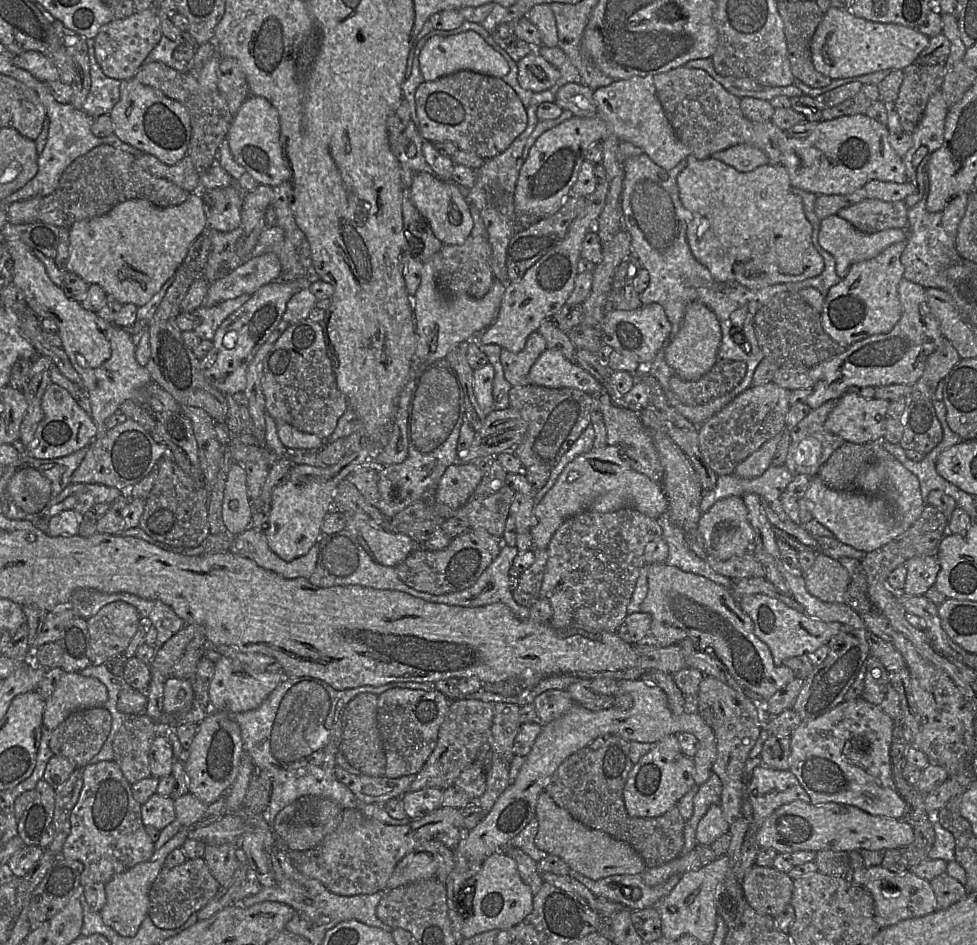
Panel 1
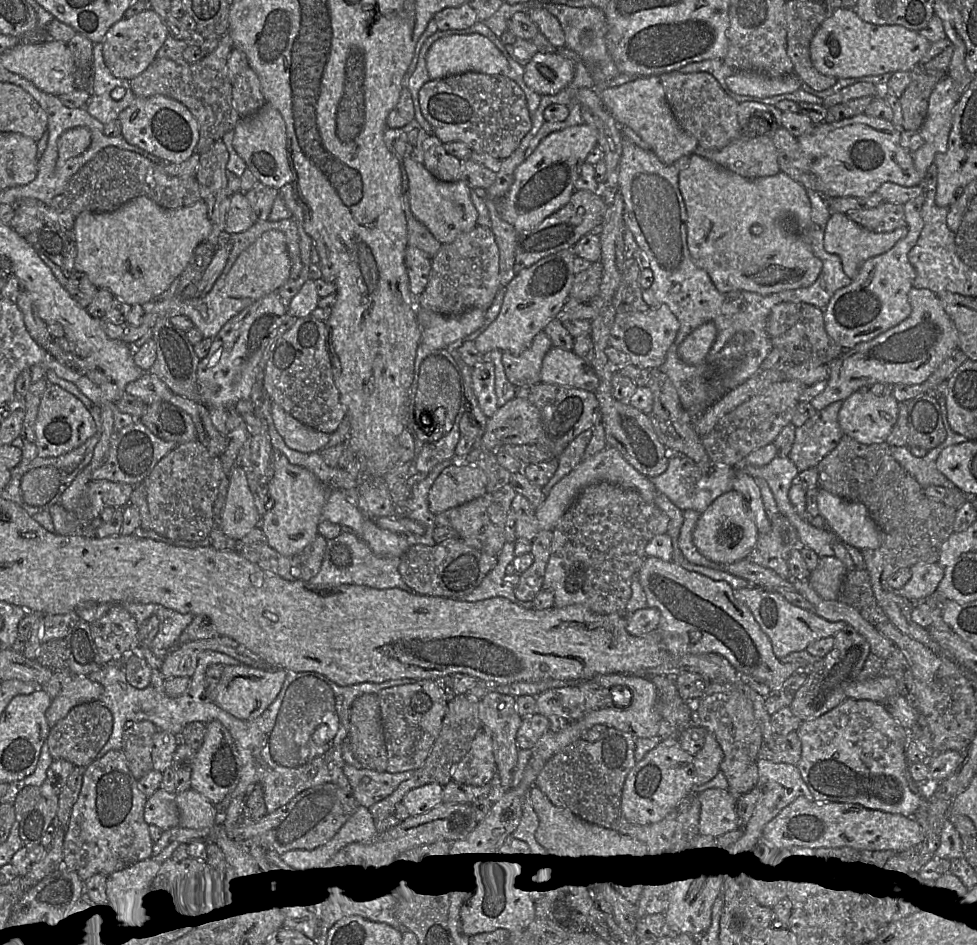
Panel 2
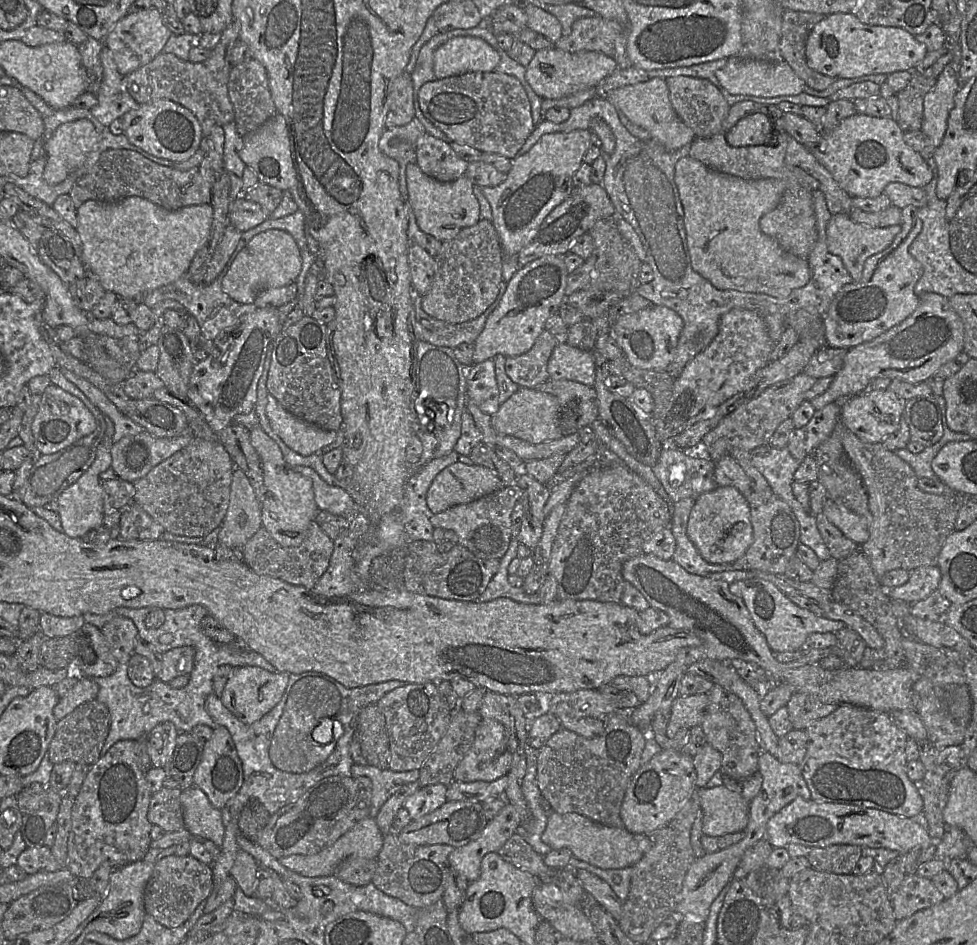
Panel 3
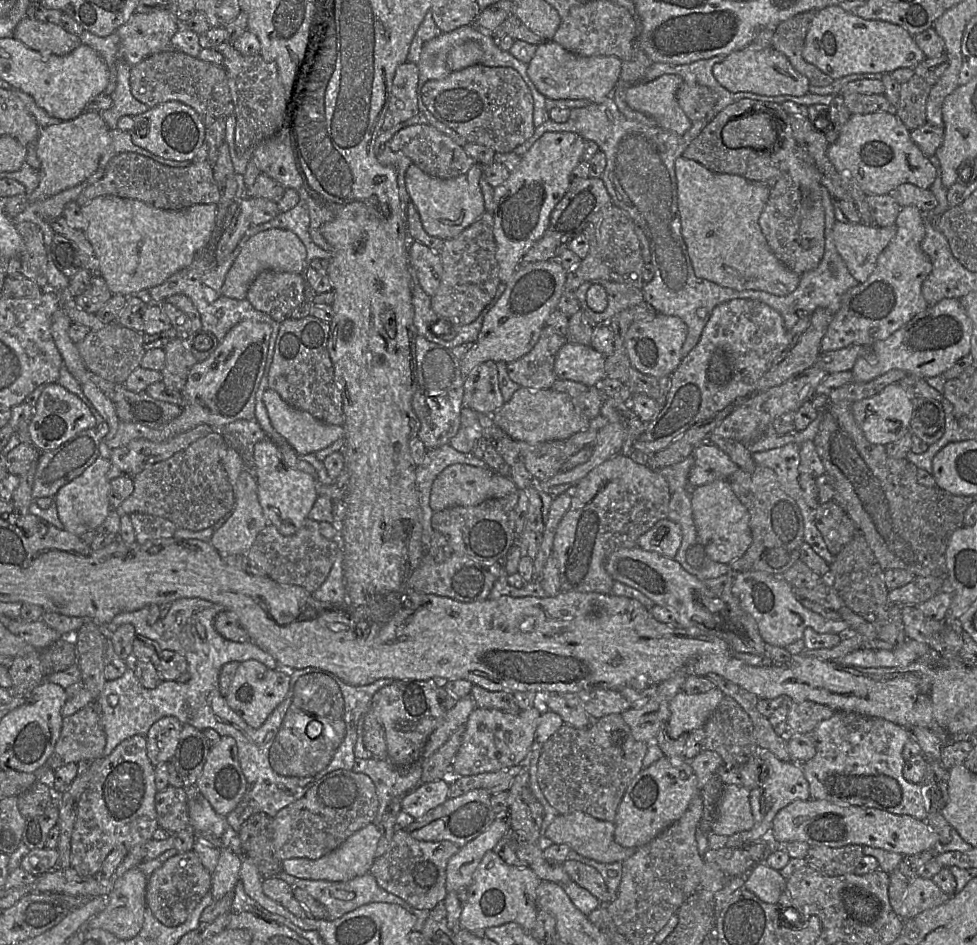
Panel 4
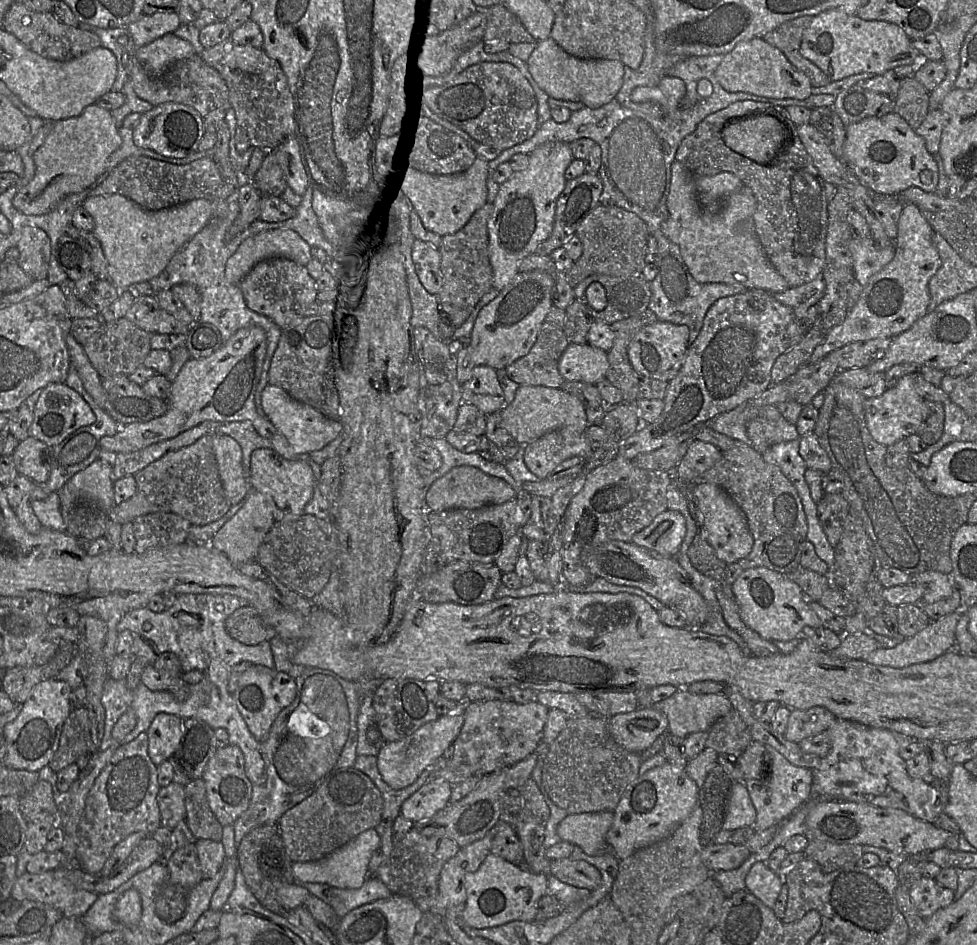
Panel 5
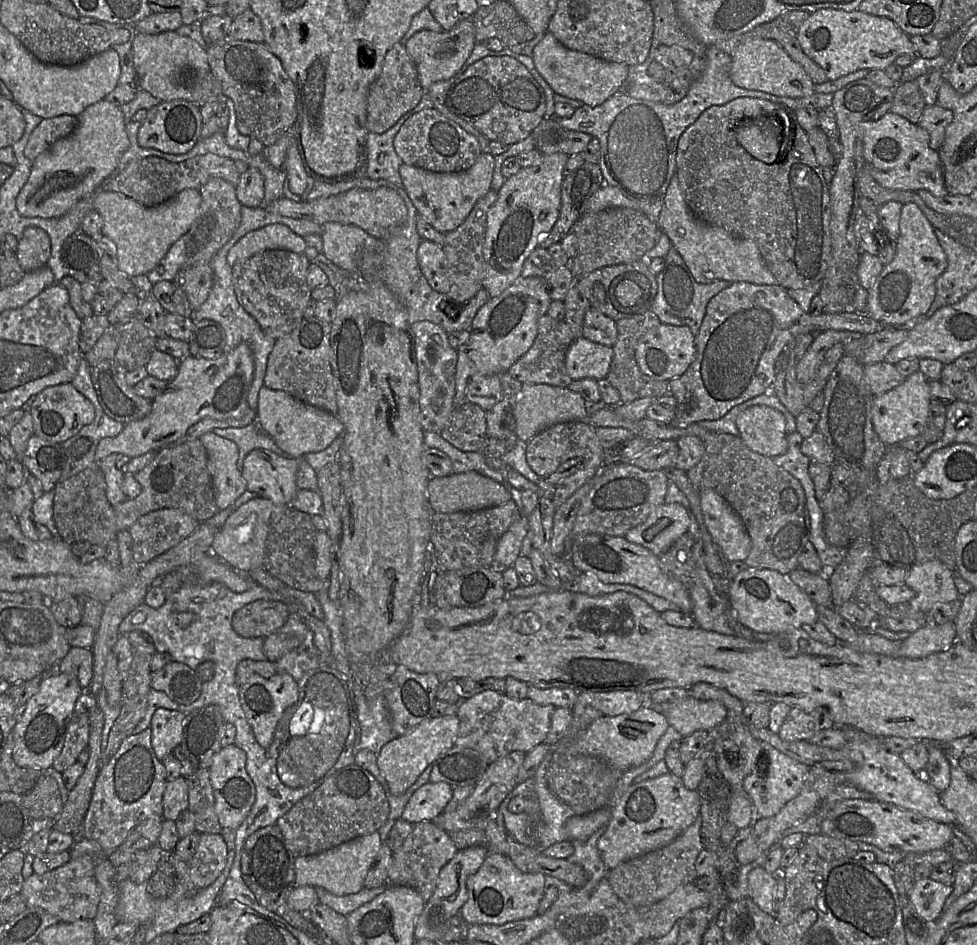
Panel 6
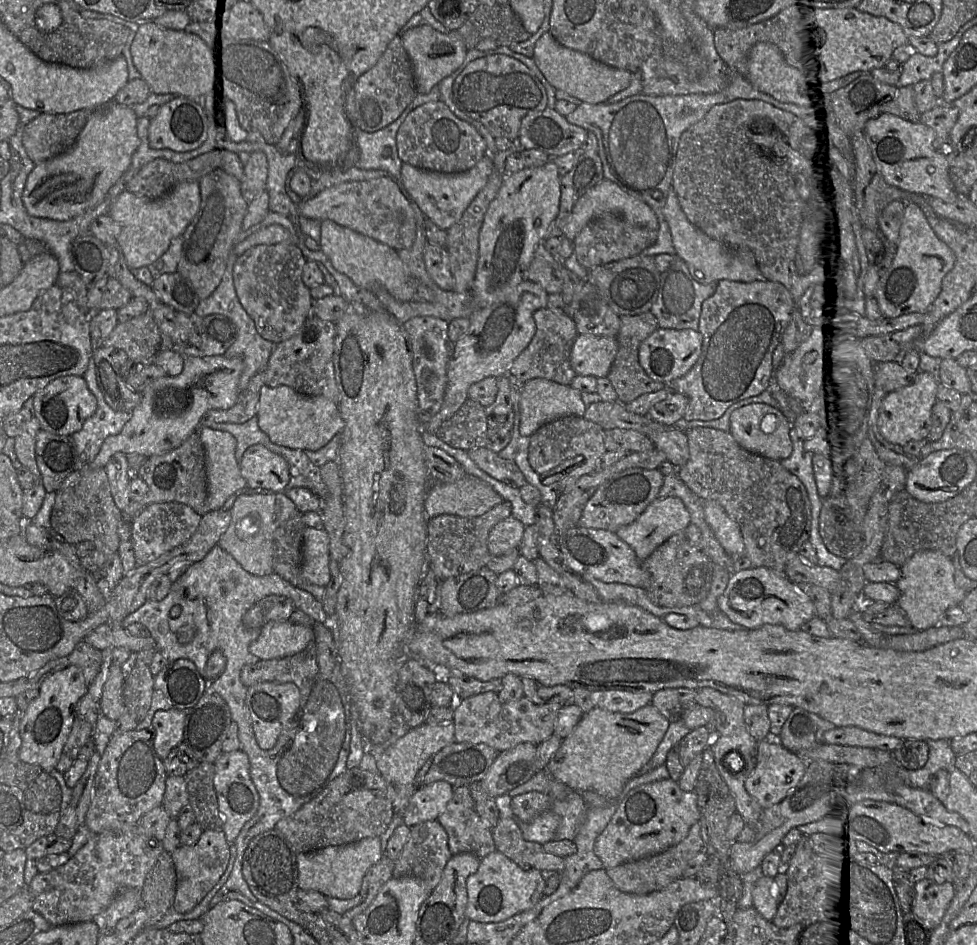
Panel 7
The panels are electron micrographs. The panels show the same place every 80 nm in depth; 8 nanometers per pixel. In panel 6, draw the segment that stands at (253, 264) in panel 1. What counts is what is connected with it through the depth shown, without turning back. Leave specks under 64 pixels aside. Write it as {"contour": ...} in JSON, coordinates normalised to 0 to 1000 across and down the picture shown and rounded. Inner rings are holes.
{"contour":[[[275,237],[249,250],[233,267],[232,278],[237,283],[247,275],[278,263],[309,269],[313,261],[312,253],[291,237]]]}

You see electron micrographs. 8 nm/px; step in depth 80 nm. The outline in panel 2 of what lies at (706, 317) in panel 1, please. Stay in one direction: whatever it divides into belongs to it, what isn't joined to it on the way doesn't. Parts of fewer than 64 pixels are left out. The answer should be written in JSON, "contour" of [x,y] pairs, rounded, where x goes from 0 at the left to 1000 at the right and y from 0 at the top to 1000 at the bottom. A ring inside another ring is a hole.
{"contour":[[[729,340],[718,343],[695,365],[694,376],[696,380],[705,386],[716,386],[723,383],[733,356],[733,345]]]}

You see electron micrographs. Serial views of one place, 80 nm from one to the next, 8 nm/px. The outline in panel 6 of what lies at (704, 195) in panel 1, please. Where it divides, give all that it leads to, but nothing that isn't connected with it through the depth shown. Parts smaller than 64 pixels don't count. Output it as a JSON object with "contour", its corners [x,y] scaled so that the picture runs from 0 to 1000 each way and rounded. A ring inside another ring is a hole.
{"contour":[[[690,183],[680,208],[680,216],[671,235],[678,247],[687,254],[688,260],[697,270],[707,291],[718,301],[734,296],[767,298],[775,302],[796,301],[784,283],[773,256],[755,252],[738,240],[724,237],[714,232],[703,217],[695,190]]]}

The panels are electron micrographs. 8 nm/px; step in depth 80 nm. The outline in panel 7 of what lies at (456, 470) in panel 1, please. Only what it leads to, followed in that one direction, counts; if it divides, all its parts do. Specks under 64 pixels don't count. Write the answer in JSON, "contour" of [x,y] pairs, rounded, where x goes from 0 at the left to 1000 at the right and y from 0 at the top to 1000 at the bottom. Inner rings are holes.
{"contour":[[[477,503],[467,510],[447,510],[438,516],[434,539],[438,550],[452,544],[487,547],[514,531],[515,526],[504,514],[487,504]]]}

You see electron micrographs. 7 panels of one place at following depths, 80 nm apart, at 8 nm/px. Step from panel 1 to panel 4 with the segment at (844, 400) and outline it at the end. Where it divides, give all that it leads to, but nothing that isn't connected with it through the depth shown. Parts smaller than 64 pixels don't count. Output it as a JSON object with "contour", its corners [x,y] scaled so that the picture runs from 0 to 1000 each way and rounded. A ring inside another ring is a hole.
{"contour":[[[914,405],[889,421],[875,424],[871,434],[876,449],[886,465],[894,470],[908,471],[931,456],[933,440],[933,422],[931,422],[920,405]]]}

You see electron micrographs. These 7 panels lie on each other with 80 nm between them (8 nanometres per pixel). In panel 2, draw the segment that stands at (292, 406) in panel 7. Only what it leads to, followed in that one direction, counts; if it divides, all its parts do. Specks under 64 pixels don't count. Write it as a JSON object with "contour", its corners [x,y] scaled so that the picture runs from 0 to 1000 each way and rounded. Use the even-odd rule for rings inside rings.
{"contour":[[[282,426],[277,428],[277,439],[285,459],[299,476],[309,479],[328,478],[338,466],[339,459],[308,448]]]}

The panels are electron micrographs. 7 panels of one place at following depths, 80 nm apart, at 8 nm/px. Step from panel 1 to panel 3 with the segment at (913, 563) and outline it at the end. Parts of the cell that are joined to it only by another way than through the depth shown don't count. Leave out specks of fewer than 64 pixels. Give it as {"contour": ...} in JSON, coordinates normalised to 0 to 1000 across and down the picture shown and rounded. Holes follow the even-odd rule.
{"contour":[[[944,599],[932,604],[930,614],[909,625],[913,635],[924,635],[936,639],[951,632],[959,625],[964,613],[960,599]]]}

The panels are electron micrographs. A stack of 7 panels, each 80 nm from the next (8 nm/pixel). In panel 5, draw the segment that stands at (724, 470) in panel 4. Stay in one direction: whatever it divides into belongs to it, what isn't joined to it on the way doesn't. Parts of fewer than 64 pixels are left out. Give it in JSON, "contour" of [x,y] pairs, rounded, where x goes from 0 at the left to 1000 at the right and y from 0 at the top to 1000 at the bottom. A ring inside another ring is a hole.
{"contour":[[[710,466],[696,490],[692,494],[693,505],[702,511],[709,511],[712,506],[726,497],[738,485],[739,478],[733,472],[718,466]]]}

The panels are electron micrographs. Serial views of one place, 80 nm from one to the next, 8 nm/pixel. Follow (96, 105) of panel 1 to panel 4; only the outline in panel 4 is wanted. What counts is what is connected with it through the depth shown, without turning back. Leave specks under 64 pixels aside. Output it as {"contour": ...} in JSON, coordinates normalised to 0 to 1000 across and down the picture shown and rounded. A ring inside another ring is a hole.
{"contour":[[[124,61],[119,69],[119,93],[113,99],[116,111],[106,117],[99,117],[112,137],[120,137],[120,129],[125,123],[139,123],[154,113],[137,104],[133,95],[134,70]]]}

